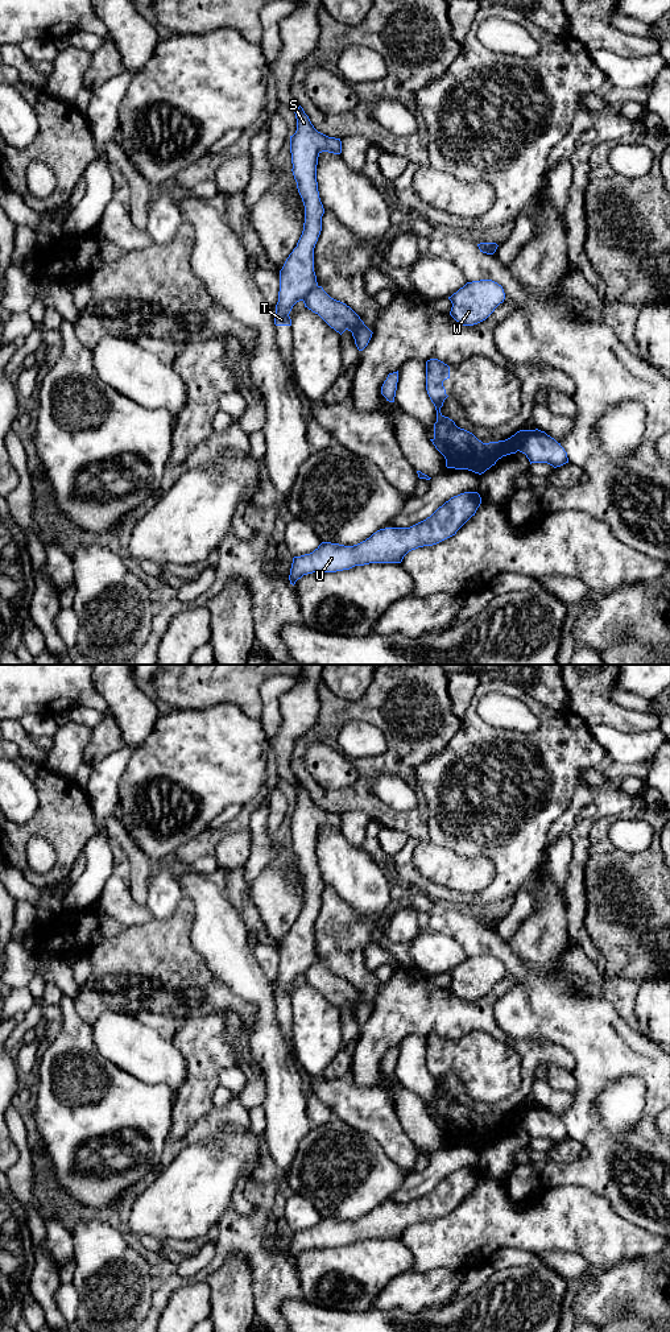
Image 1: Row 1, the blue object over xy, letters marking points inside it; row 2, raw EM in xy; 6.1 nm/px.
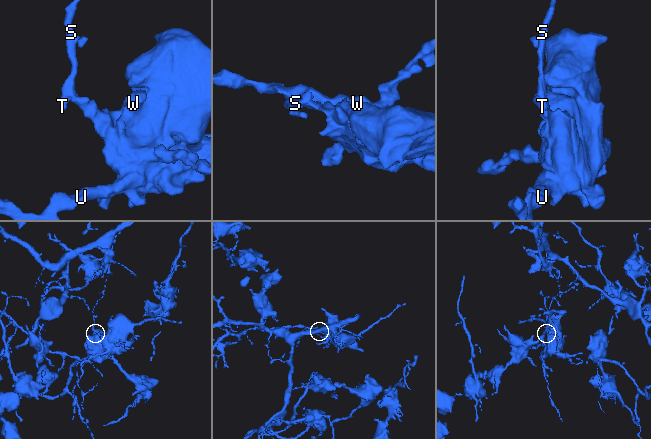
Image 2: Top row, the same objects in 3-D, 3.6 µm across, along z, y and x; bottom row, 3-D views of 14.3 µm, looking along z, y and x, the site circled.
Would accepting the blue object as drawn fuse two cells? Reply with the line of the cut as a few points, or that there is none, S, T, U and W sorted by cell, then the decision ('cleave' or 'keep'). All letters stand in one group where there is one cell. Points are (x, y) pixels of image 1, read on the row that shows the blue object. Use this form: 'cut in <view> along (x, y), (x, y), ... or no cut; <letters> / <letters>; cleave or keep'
cut in xy along (317, 284), (302, 300); S T / U W; cleave

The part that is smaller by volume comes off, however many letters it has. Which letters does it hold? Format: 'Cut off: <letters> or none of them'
Cut off: S, T

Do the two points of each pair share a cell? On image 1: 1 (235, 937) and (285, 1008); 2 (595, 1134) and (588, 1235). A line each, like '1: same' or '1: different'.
1: different
2: different

